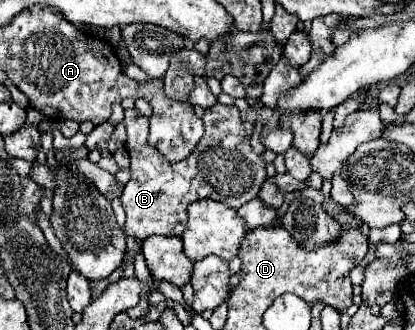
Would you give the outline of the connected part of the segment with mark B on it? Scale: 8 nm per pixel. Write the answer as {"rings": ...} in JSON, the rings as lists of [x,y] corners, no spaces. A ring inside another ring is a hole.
{"rings":[[[216,103],[206,109],[204,135],[194,153],[180,163],[168,163],[154,147],[148,145],[148,117],[138,109],[124,111],[126,125],[126,151],[130,155],[132,177],[124,185],[122,205],[126,211],[126,223],[122,231],[138,241],[150,235],[182,235],[188,221],[188,205],[198,199],[214,199],[232,209],[242,207],[258,195],[258,189],[266,181],[266,161],[254,153],[250,139],[244,131],[240,111],[234,105]]]}

